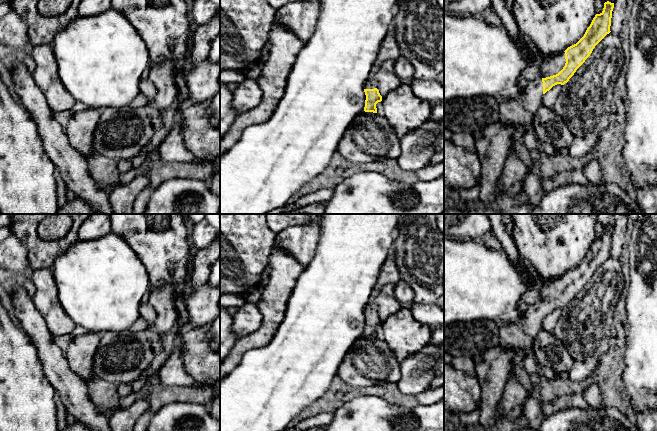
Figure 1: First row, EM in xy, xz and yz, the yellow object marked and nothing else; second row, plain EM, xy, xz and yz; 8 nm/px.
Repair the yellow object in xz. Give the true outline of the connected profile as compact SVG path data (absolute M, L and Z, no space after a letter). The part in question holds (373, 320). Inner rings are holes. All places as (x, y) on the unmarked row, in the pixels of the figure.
M390 253L379 272L377 284L372 292L372 298L364 310L364 316L366 319L364 331L365 336L377 337L376 328L382 325L382 320L375 309L374 299L382 292L382 287L384 285L389 283L396 284L399 280L399 270L395 263L393 254Z

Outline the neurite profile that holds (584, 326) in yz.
M610 256L595 270L569 305L562 309L552 334L566 345L574 360L591 362L597 367L604 361L609 348L614 311L623 293L624 284L621 263L618 258Z

